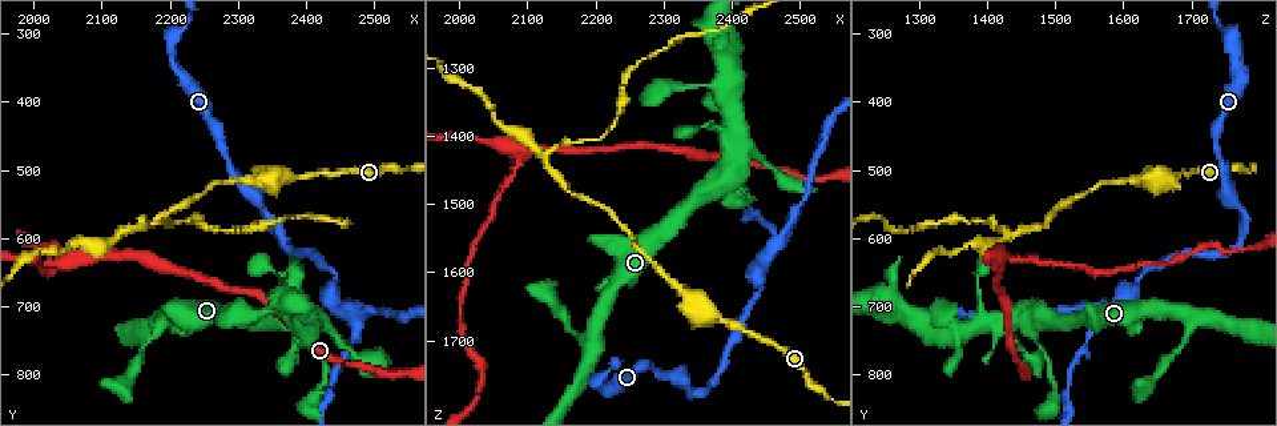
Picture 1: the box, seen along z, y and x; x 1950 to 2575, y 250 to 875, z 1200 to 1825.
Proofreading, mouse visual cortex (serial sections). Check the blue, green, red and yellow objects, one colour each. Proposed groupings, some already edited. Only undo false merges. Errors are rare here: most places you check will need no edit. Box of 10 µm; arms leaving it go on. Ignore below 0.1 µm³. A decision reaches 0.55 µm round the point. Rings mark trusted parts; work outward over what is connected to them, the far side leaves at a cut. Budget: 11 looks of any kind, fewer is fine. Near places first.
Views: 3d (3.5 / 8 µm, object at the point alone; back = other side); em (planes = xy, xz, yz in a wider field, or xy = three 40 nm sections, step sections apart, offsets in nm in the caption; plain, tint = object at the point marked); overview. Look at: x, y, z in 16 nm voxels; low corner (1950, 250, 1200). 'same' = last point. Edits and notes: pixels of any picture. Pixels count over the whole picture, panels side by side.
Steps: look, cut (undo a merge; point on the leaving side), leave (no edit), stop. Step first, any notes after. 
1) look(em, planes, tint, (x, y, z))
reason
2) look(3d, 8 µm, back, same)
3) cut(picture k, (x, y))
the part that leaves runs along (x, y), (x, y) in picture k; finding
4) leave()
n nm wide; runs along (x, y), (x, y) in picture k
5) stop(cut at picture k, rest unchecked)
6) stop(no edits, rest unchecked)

look(3d, 3.5 µm, back, (2460, 705, 1565))
three-way junction

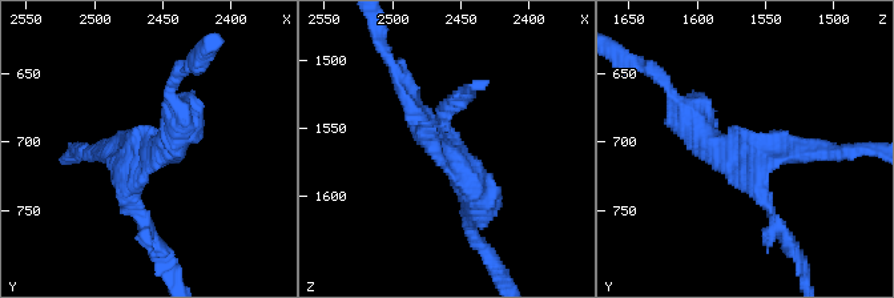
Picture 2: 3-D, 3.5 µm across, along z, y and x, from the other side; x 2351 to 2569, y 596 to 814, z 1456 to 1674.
look(em, planes, tint, (2460, 704, 1568))
3 arms; arms of 200, 200, 400 nm; need the tissue

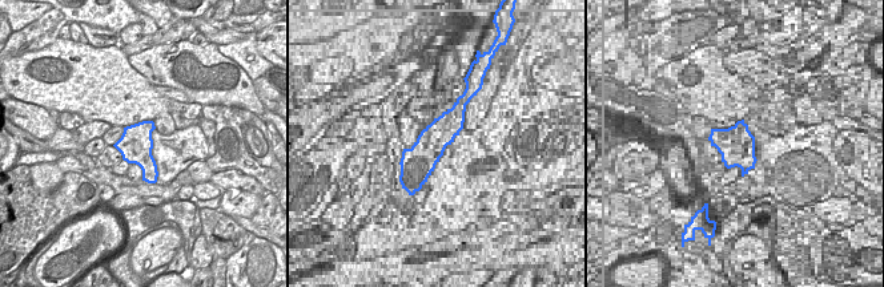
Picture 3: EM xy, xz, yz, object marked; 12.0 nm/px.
look(em, xy, step 5, tint, same)
cut it another way

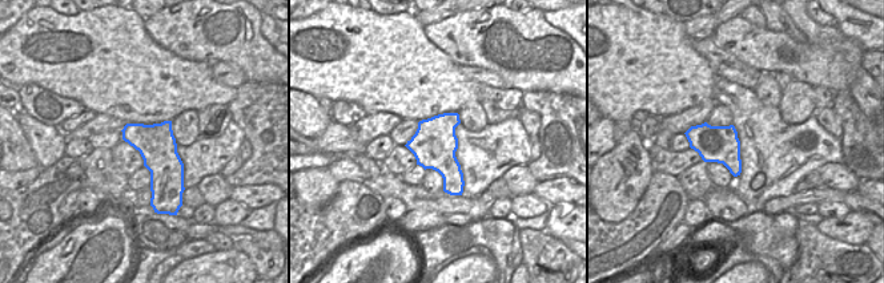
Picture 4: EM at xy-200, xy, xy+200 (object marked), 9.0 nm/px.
leave()
runs along (478, 212), (403, 79) in picture 2; continuous, no second cell

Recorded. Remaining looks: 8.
look(3d, 3.5 µm, (2385, 510, 1670))

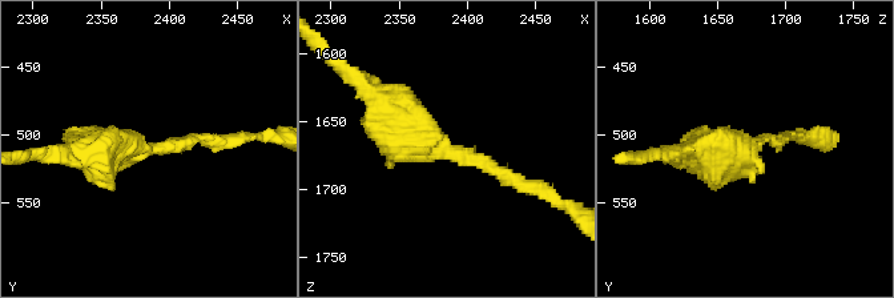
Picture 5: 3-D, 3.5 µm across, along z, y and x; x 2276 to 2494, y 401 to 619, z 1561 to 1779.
look(em, planes, plain, (2384, 512, 1672))

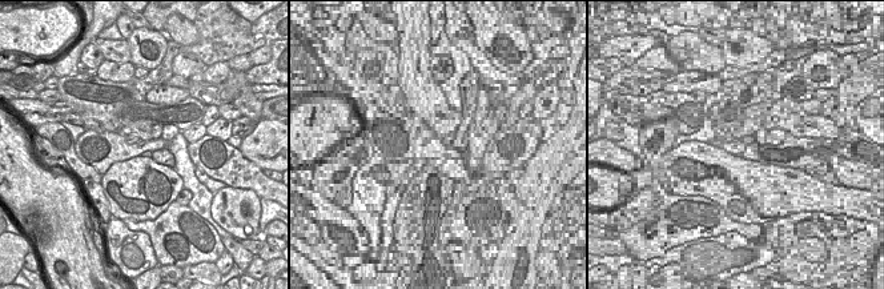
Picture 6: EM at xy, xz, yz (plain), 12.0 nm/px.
look(em, planes, tint, same)
where the object lies

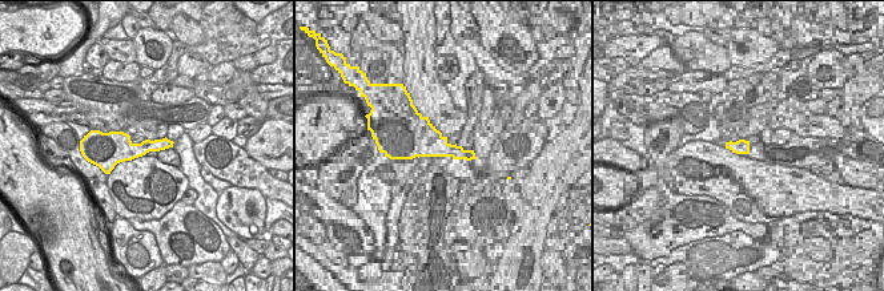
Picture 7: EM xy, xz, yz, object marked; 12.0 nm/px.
leave()
runs along (526, 184), (415, 140), (379, 99) in picture 5; all the same cell

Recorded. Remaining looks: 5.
look(3d, 3.5 µm, (2205, 345, 1765))
thin neck

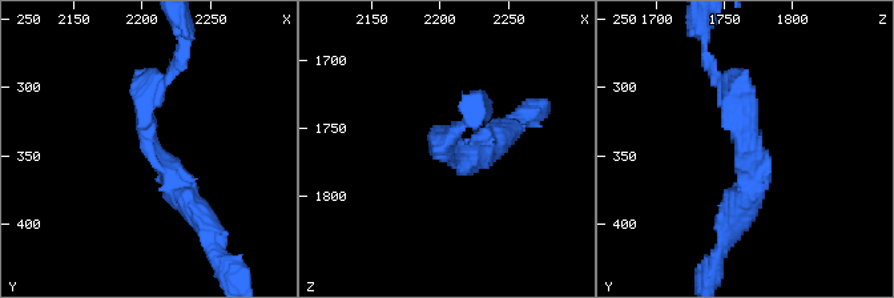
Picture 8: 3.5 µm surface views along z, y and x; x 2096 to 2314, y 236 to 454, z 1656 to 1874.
look(em, xy, step 2, tint, (2204, 342, 1764))
arms of 300, 350 nm; need the tissue

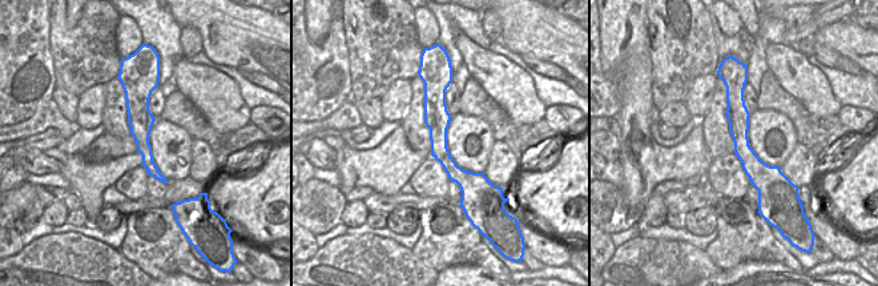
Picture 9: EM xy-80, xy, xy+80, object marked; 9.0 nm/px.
look(em, xy, step 3, tint, same)

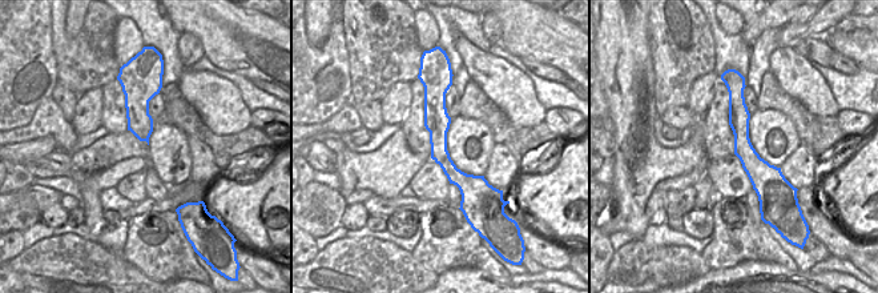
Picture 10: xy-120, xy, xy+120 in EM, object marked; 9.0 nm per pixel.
leave()
runs along (433, 91), (438, 151), (464, 200) in picture 10; all the same cell

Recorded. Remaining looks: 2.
stop(no edits, rest unchecked)

